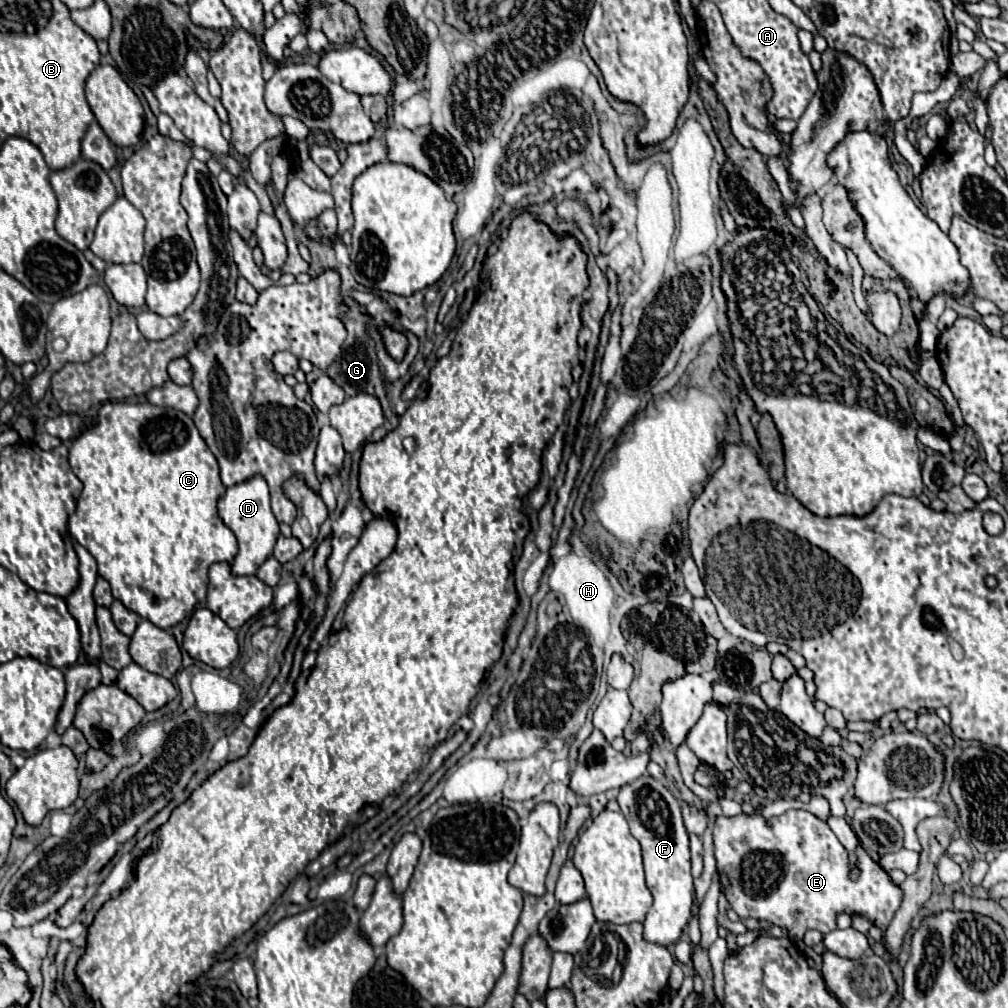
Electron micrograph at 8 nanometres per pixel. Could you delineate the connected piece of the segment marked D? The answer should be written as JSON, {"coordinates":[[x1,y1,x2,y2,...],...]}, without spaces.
{"coordinates":[[256,476,250,478,248,482,236,484,226,488,226,494,218,502,218,512,224,524,234,532,238,538,238,554,232,562,232,574,234,576,252,576,256,570,272,556,274,544,280,536,278,522,270,510,270,494,268,494,268,484,264,478]]}

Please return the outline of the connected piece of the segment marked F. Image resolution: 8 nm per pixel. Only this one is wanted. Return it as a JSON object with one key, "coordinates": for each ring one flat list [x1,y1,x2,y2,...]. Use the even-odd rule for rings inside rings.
{"coordinates":[[644,774,636,782,620,788,618,804,630,824,630,834,642,846,646,886,654,896,654,904,644,920,644,940,664,948,676,944,684,926,692,918,694,884,690,874,690,846,688,832,682,822,682,812,676,798,664,788,662,782]]}

